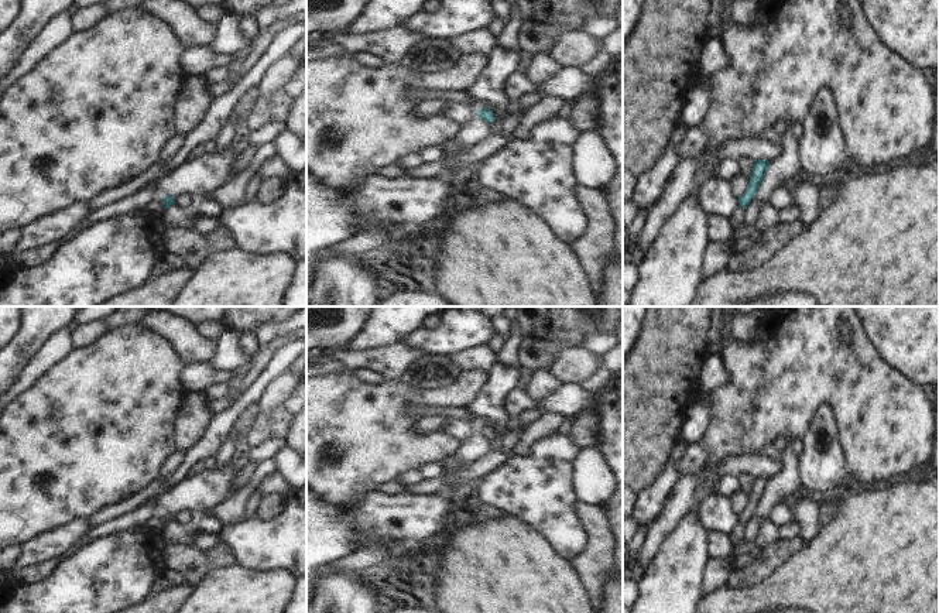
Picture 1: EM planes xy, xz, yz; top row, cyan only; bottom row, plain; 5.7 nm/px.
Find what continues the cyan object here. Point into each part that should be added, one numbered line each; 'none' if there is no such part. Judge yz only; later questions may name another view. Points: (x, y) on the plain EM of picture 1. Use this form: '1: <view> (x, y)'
1: yz (736, 534)

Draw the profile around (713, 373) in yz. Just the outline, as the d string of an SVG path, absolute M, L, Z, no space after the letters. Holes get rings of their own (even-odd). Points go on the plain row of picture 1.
M710 353L702 364L702 373L699 376L700 386L714 390L726 381L727 370L724 367L722 353Z

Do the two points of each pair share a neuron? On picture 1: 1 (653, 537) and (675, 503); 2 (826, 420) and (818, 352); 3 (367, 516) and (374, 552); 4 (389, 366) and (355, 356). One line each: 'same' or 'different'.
1: same
2: different
3: different
4: same

